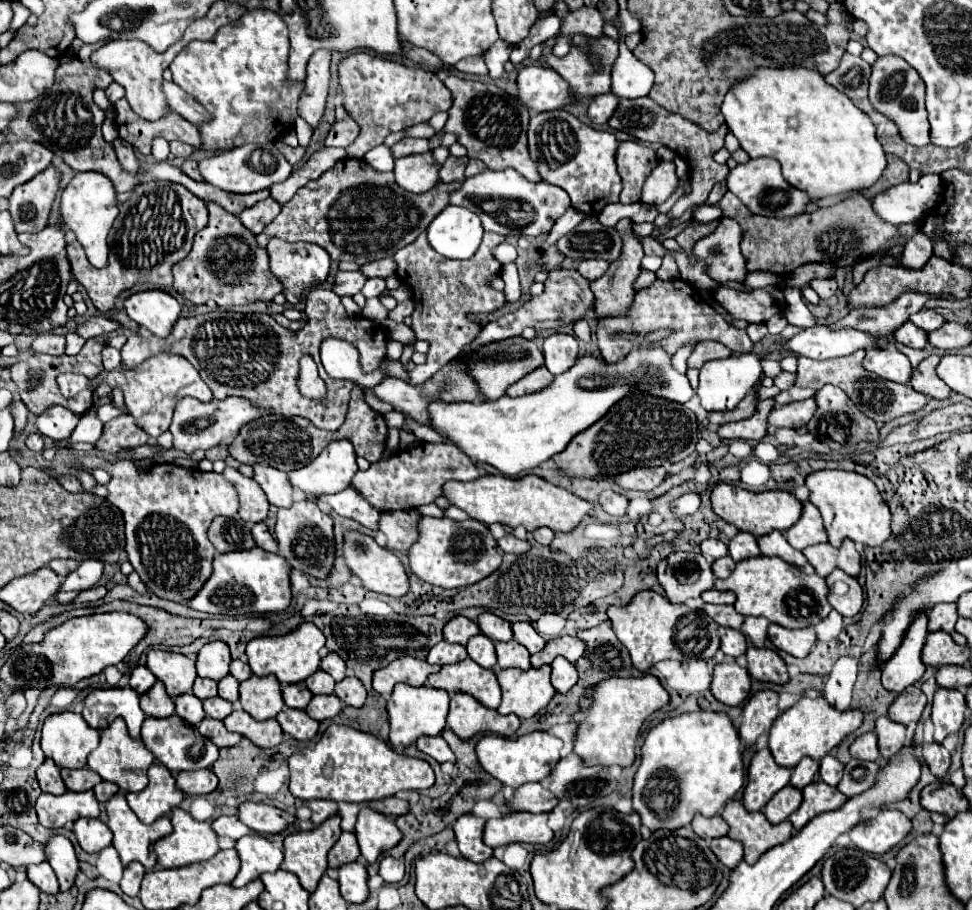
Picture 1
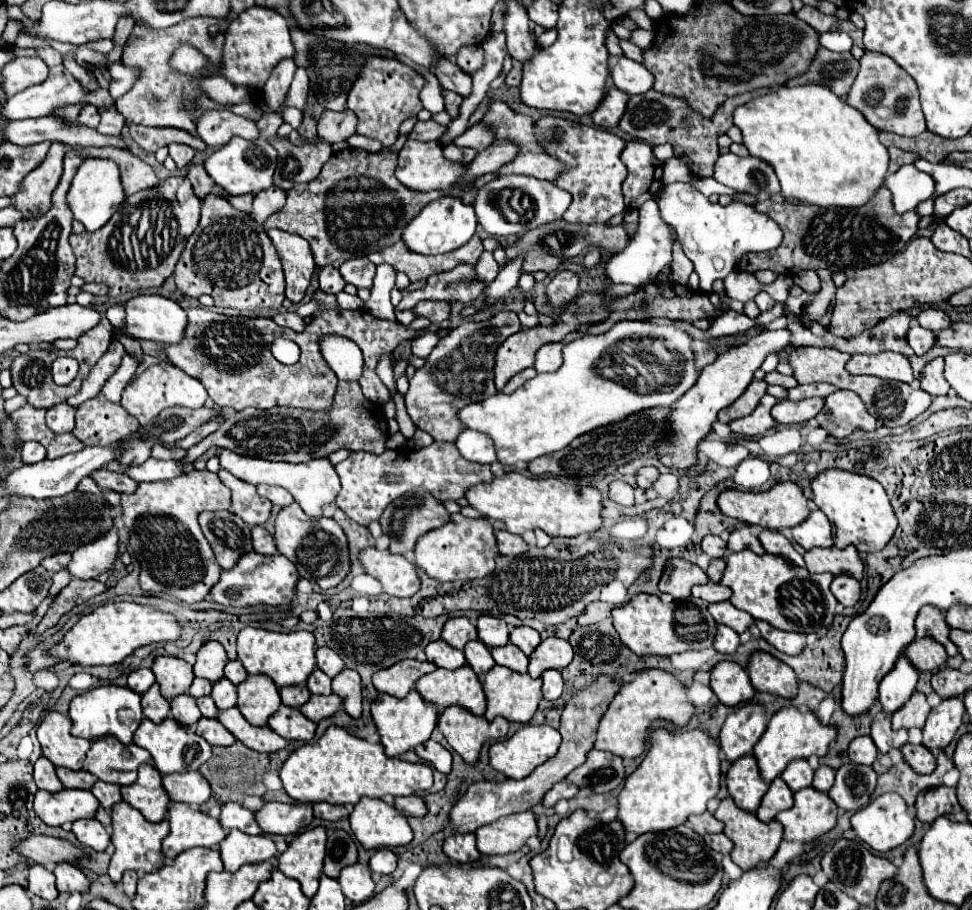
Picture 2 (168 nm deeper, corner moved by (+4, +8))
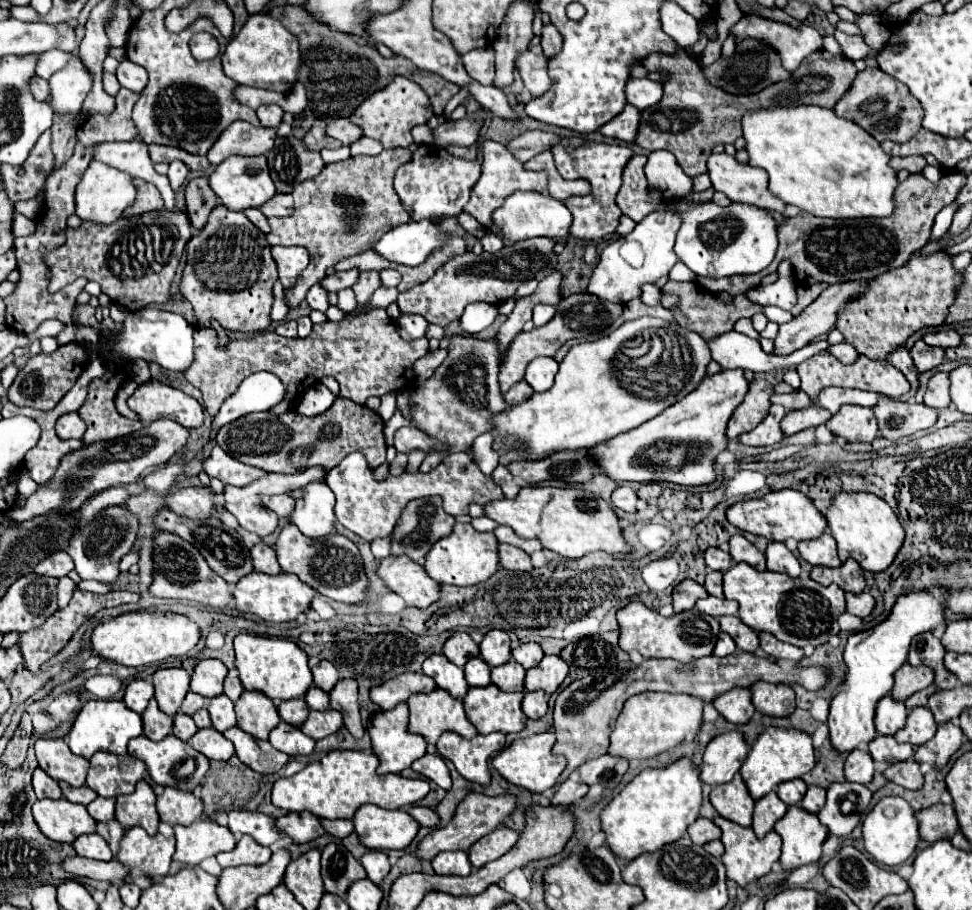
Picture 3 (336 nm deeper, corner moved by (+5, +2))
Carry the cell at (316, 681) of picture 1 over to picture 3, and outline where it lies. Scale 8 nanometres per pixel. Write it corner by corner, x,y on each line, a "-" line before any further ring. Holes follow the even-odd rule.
311,686
309,692
305,694
305,702
309,704
311,710
327,710
329,708
329,694
317,686

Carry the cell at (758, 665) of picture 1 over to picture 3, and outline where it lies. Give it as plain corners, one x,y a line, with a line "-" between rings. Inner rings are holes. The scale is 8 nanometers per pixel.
757,682
751,686
753,704
761,714
789,716
795,710
795,692
791,686
769,686
769,682

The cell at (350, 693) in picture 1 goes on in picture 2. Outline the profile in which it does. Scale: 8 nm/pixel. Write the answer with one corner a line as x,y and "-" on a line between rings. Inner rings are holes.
342,670
334,680
332,680
332,692
338,694
344,702
344,710
352,718
362,716
362,694
360,694
360,676
354,670

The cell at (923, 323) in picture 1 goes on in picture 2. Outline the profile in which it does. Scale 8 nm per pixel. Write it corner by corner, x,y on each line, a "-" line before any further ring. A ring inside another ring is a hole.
926,308
920,312
918,316
918,324
926,330
932,330
932,332
940,332
940,330
946,330
952,326
952,320
938,308

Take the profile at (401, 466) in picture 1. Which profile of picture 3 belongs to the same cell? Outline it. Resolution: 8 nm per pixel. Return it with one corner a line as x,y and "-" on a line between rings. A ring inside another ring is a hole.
353,452
339,466
327,472
325,476
327,486
333,490
337,504
335,504
335,516
337,520
351,532
359,534
363,540
371,542
375,538
385,538
391,534
403,506
413,498
427,498
427,496
441,496
443,498
443,510
451,516
457,514
469,514
469,504
487,504
491,500
503,498
501,488
485,474
479,472
479,468
473,464
471,456
467,452
457,452
445,462
441,462
431,472
403,472
401,476
387,476
385,480
377,480
373,474
373,468
367,466
367,460
361,452

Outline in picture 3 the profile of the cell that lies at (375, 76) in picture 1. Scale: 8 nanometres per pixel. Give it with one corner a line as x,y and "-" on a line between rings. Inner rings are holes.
397,76
389,86
373,92
357,110
349,116
349,120
357,126
361,126
363,134
369,138
375,138
383,144
383,148
397,148
397,146
409,146
413,142
411,128
417,124
425,124
433,116
429,96
423,92
421,86
411,82
409,78

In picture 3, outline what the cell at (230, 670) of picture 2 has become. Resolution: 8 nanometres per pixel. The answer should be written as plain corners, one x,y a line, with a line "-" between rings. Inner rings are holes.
235,668
235,670
229,670
228,674
225,678
225,690
223,690
233,702
241,696
241,692
243,692
243,684
241,684
241,680
239,679
239,672

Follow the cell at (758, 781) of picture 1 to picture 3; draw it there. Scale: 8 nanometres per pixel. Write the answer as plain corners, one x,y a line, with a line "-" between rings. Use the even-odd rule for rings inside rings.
735,774
731,782
713,786
711,804
717,808
717,812
723,818
729,818
731,822
737,822
741,826
751,826
755,800
751,798
751,794
739,774

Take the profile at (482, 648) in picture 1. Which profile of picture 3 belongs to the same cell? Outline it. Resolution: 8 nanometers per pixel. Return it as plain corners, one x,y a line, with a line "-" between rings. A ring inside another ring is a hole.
481,656
469,658
463,670
465,670
465,680
469,682
469,686
489,686
491,684
491,668

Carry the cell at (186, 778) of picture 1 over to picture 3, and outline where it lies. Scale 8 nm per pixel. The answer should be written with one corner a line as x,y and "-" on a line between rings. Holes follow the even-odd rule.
165,786
163,794
157,796
157,812
163,822
167,824
183,824
189,826
191,822
201,818
203,802
193,792
183,792
171,786

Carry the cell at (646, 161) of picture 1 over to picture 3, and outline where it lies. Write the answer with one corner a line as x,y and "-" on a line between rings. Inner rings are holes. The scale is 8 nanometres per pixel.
631,156
623,170
623,186
617,194
617,206
635,222
643,220
649,212
663,206
661,192
651,188
647,182
647,176
643,172
645,162
647,156

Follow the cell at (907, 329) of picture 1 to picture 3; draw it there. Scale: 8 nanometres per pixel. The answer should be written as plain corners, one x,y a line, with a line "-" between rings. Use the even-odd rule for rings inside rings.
917,340
911,348
911,358
919,372
937,368
945,360
945,352
939,346
929,346
923,340

